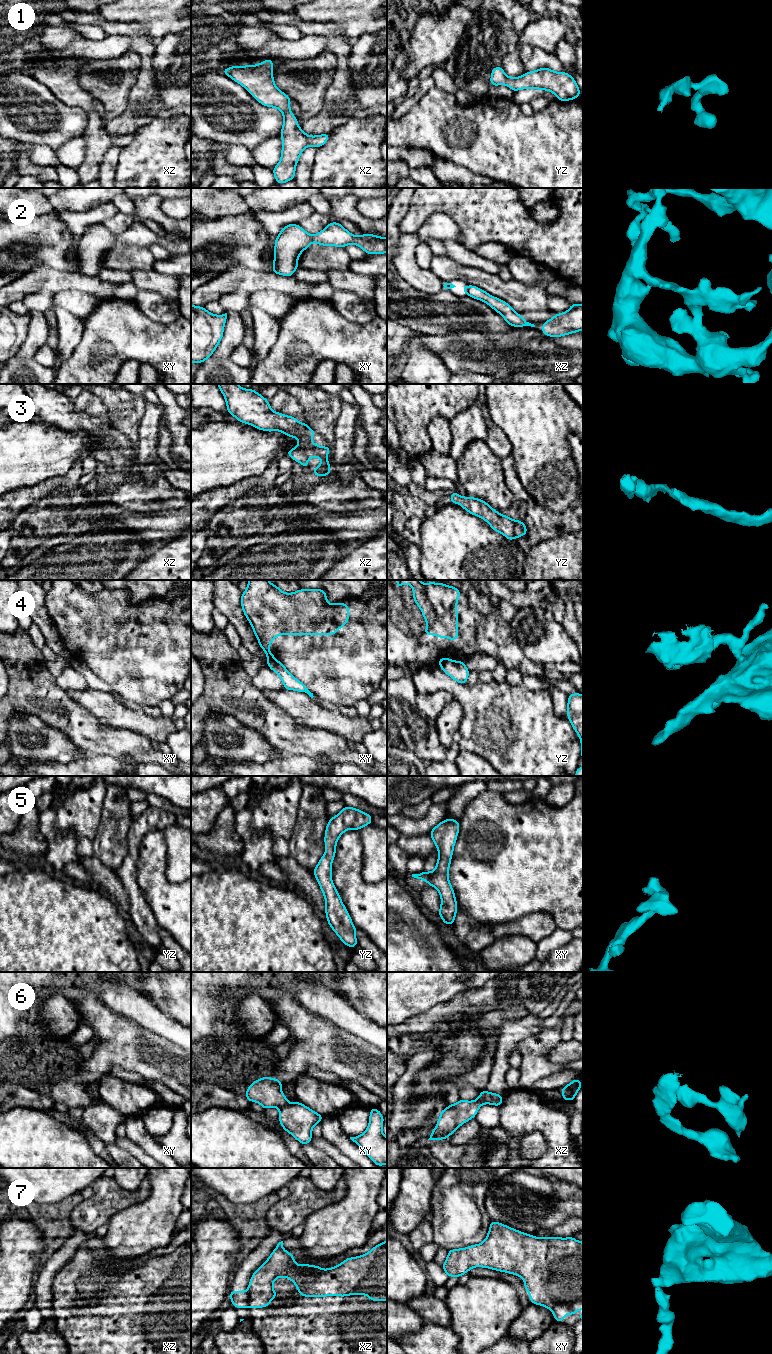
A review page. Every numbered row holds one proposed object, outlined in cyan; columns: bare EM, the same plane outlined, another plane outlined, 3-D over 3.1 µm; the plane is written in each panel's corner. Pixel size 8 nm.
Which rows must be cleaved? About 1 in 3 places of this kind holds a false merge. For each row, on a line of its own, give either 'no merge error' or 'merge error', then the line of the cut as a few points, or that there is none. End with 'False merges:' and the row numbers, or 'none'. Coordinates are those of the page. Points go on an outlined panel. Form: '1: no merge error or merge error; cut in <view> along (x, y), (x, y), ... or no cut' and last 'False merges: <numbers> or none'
1: no merge error; no cut
2: no merge error; no cut
3: no merge error; no cut
4: merge error; cut in xy along (267, 659), (276, 660)
5: no merge error; no cut
6: merge error; cut in xy along (287, 1103), (280, 1109)
7: merge error; cut in xz along (247, 1290), (249, 1307)
False merges: 4, 6, 7

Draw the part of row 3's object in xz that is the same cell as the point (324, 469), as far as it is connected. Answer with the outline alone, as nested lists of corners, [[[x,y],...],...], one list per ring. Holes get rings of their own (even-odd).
[[[217,384],[225,400],[228,414],[233,415],[237,421],[262,430],[281,431],[283,434],[298,438],[299,445],[286,452],[295,462],[301,462],[302,468],[308,468],[308,460],[318,456],[321,464],[313,467],[314,477],[329,476],[330,463],[327,454],[331,447],[321,447],[313,443],[310,438],[317,433],[308,427],[306,422],[299,423],[294,416],[287,416],[272,411],[269,401],[254,389],[244,389],[238,384]]]

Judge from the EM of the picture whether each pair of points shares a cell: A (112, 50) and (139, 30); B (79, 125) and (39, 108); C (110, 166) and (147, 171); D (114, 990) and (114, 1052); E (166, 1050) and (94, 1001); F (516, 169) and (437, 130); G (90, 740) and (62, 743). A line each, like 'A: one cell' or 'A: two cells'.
A: two cells
B: one cell
C: two cells
D: two cells
E: one cell
F: one cell
G: two cells

